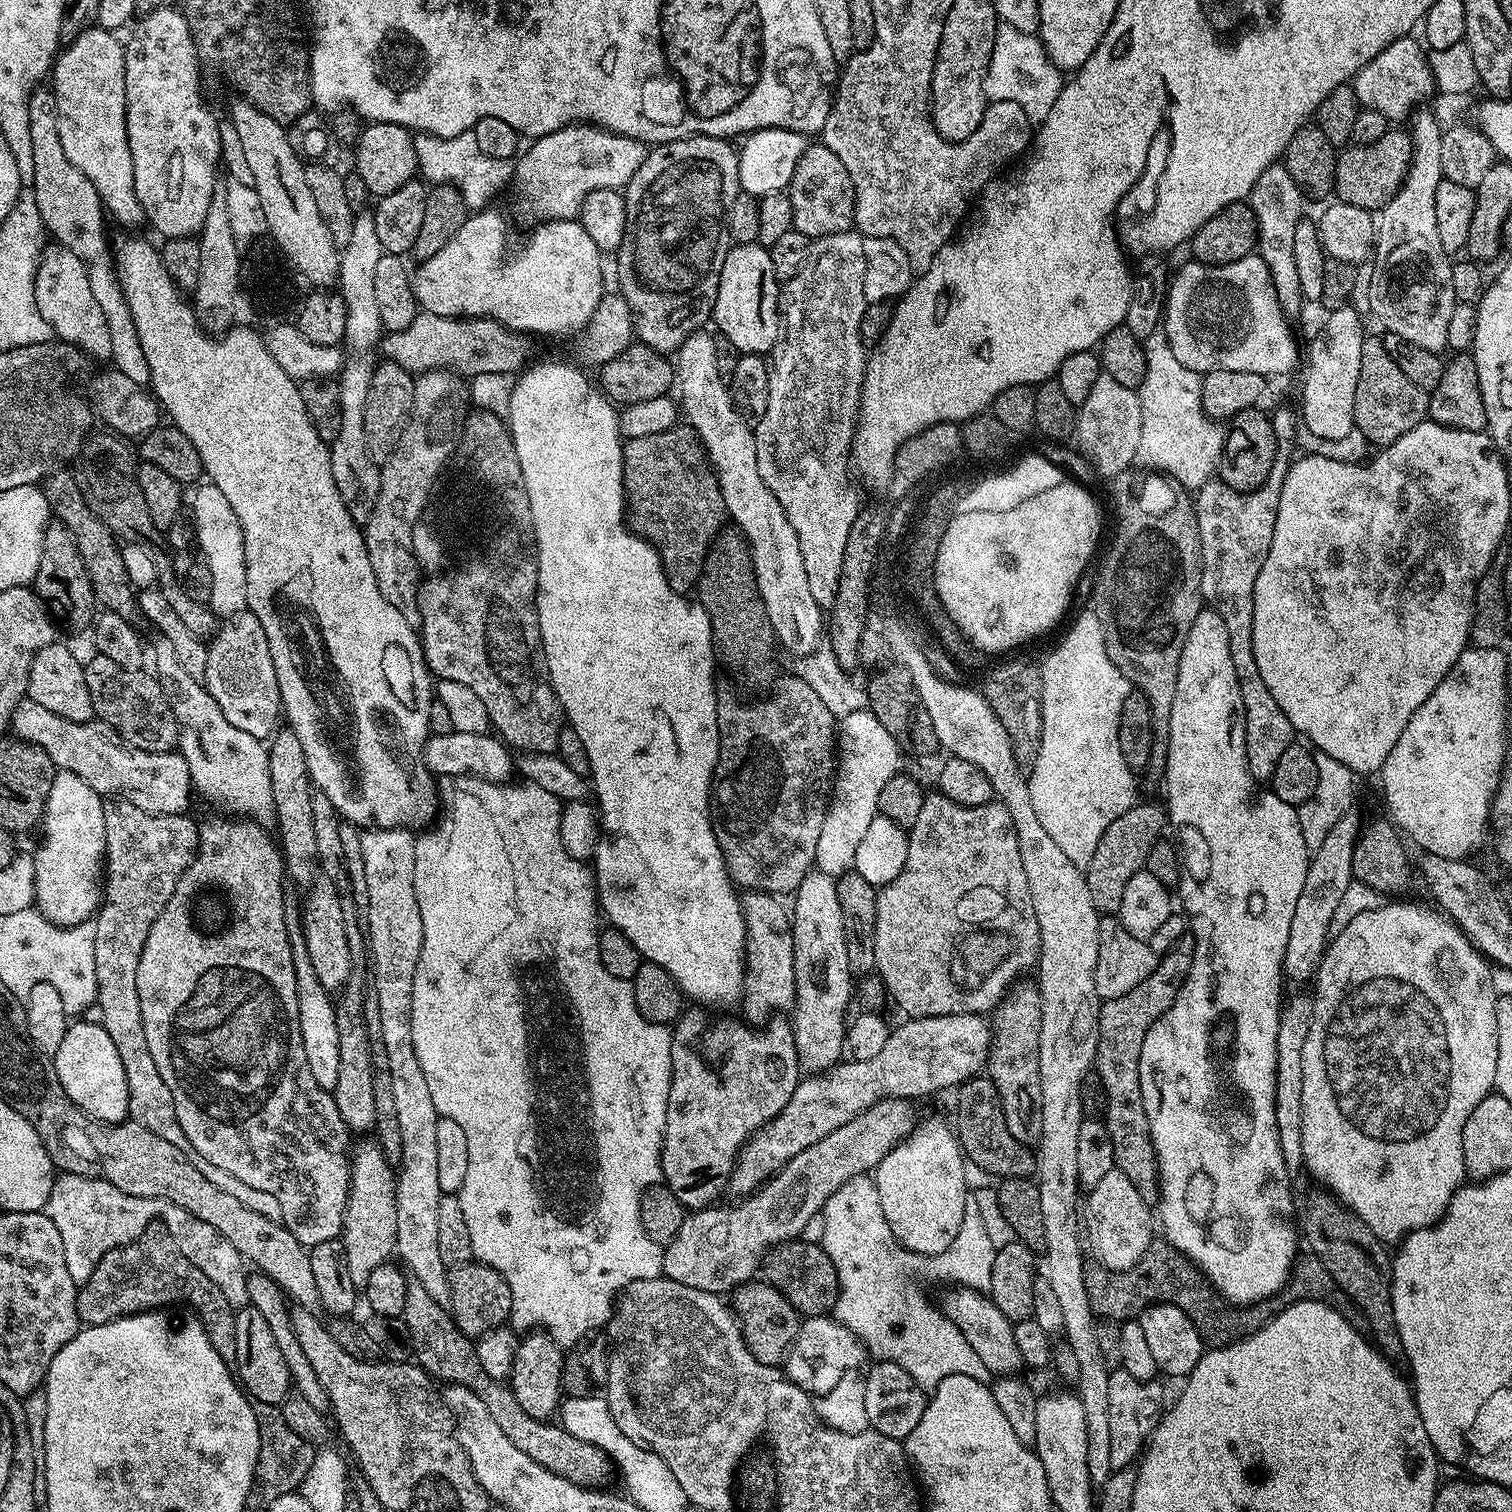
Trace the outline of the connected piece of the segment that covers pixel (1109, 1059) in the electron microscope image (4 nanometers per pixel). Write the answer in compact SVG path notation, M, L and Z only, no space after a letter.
M1185 934L1176 947L1159 957L1154 974L1146 978L1146 982L1138 982L1130 994L1122 994L1122 998L1103 1001L1098 1018L1098 1050L1096 1051L1095 1075L1100 1075L1100 1084L1104 1087L1104 1113L1102 1119L1110 1130L1110 1142L1114 1145L1115 1168L1142 1194L1142 1198L1152 1206L1160 1198L1160 1171L1156 1161L1154 1142L1150 1134L1150 1122L1146 1118L1146 1106L1142 1102L1142 1086L1140 1085L1140 1055L1142 1042L1146 1042L1146 1034L1170 1006L1180 993L1180 987L1188 977L1192 965L1192 937Z

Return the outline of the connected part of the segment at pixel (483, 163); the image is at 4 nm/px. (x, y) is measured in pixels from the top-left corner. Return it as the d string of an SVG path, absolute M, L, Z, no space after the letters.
M471 131L458 134L454 138L442 138L431 136L429 132L418 132L414 136L414 150L419 175L432 186L453 184L462 194L470 210L483 209L487 205L484 203L492 199L496 192L507 184L509 186L513 179L513 161L490 158L487 154L482 154L482 150L478 150L478 141Z

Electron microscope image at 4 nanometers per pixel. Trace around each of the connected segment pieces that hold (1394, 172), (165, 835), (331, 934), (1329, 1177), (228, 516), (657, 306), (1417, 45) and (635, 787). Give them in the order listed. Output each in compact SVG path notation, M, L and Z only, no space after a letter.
M1390 130L1382 134L1378 142L1345 147L1336 157L1335 199L1342 204L1369 210L1384 208L1402 186L1411 161L1412 137L1407 131Z
M104 800L106 875L102 881L100 907L94 917L94 970L98 974L96 1004L100 1008L98 1020L106 1034L110 1034L118 1049L118 1058L122 1058L122 1070L126 1070L128 1114L142 1126L154 1130L158 1138L166 1138L166 1142L188 1153L190 1162L194 1162L194 1166L198 1166L198 1170L202 1170L205 1178L214 1182L218 1190L226 1190L226 1194L238 1198L242 1206L250 1206L250 1210L262 1214L262 1218L281 1222L282 1206L278 1206L278 1198L274 1198L274 1194L246 1186L246 1182L234 1178L234 1174L226 1174L226 1170L210 1166L202 1154L192 1151L186 1134L182 1134L182 1126L178 1126L170 1090L166 1090L166 1082L162 1082L162 1074L158 1074L158 1066L154 1066L150 1046L146 1046L146 1030L142 1026L138 1002L138 962L142 958L150 926L154 926L158 914L162 914L166 902L170 902L170 894L174 894L178 878L196 854L198 824L188 814L152 820L152 814L144 816L145 812L125 800Z
M321 879L309 891L313 892L309 894L305 904L303 901L300 926L304 930L306 954L310 954L310 966L314 966L314 974L318 974L318 982L329 994L335 994L339 988L346 987L348 979L354 976L352 963L354 945L348 941L348 928L344 925L344 904L331 883L335 884L331 879Z
M1385 902L1380 908L1369 908L1361 910L1343 925L1340 933L1331 937L1330 943L1324 950L1323 959L1320 961L1318 969L1314 975L1314 999L1312 1002L1312 1021L1310 1022L1310 1034L1306 1034L1306 1046L1302 1046L1302 1154L1304 1155L1303 1167L1308 1168L1310 1175L1316 1179L1317 1185L1323 1186L1333 1196L1337 1196L1348 1209L1374 1234L1379 1240L1385 1242L1399 1242L1410 1232L1417 1232L1420 1228L1430 1228L1437 1220L1443 1216L1444 1211L1448 1209L1448 1203L1452 1201L1452 1196L1462 1187L1466 1180L1464 1171L1464 1159L1462 1158L1462 1126L1466 1126L1466 1118L1486 1098L1494 1089L1494 1069L1498 1063L1498 1030L1496 1029L1496 1019L1494 1018L1494 1006L1496 1005L1497 989L1492 989L1492 972L1489 961L1470 941L1464 936L1464 931L1456 925L1453 920L1448 919L1443 911L1435 907L1427 908L1424 904L1396 904L1400 902Z
M204 482L196 489L198 489L196 497L192 500L192 508L196 511L194 540L198 545L202 561L211 571L209 605L217 617L231 618L238 615L239 612L245 611L248 606L246 602L244 531L238 522L238 514L234 514L234 510L230 510L230 502L226 502L226 494L222 494L222 490L218 490L218 486Z
M683 136L681 140L668 140L665 144L657 144L647 153L645 160L634 176L630 178L627 187L623 189L624 201L626 202L626 234L622 238L622 246L614 253L616 260L616 280L620 283L619 295L626 298L626 302L632 311L632 319L636 321L635 335L639 343L650 346L655 352L665 354L675 353L676 349L686 342L694 333L705 327L704 323L712 320L714 302L718 294L718 282L722 274L722 262L726 262L726 254L730 247L728 235L727 208L730 202L740 191L740 179L738 178L738 166L740 165L740 153L734 147L731 148L727 139L719 136Z
M1409 34L1390 42L1386 50L1379 52L1373 60L1366 62L1366 66L1362 66L1362 70L1357 71L1351 81L1361 106L1377 108L1389 122L1407 121L1414 109L1420 106L1415 104L1422 103L1436 88L1425 49L1421 41L1417 37L1416 41L1414 37L1415 35Z
M544 360L541 364L534 364L525 367L512 385L506 423L512 434L518 462L522 466L524 489L530 502L536 557L536 613L540 623L540 641L544 644L546 675L560 707L564 709L567 723L576 731L578 738L582 738L582 746L586 746L586 754L590 758L590 788L594 796L596 792L594 804L598 809L598 823L603 832L596 841L594 857L594 884L598 889L598 904L603 915L604 912L608 915L607 923L626 934L626 938L630 938L645 961L665 968L687 999L689 996L704 1004L732 1004L735 1000L737 1003L744 994L746 926L744 916L740 913L740 896L724 866L722 850L712 829L710 797L712 775L720 753L720 735L716 713L716 680L712 677L714 637L710 618L695 599L672 589L655 546L636 535L626 523L625 441L621 435L617 405L593 381L593 385L588 381L583 367L575 368L564 360Z

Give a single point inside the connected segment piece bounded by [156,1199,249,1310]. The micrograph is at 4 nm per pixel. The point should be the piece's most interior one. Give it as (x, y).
(198, 1240)

